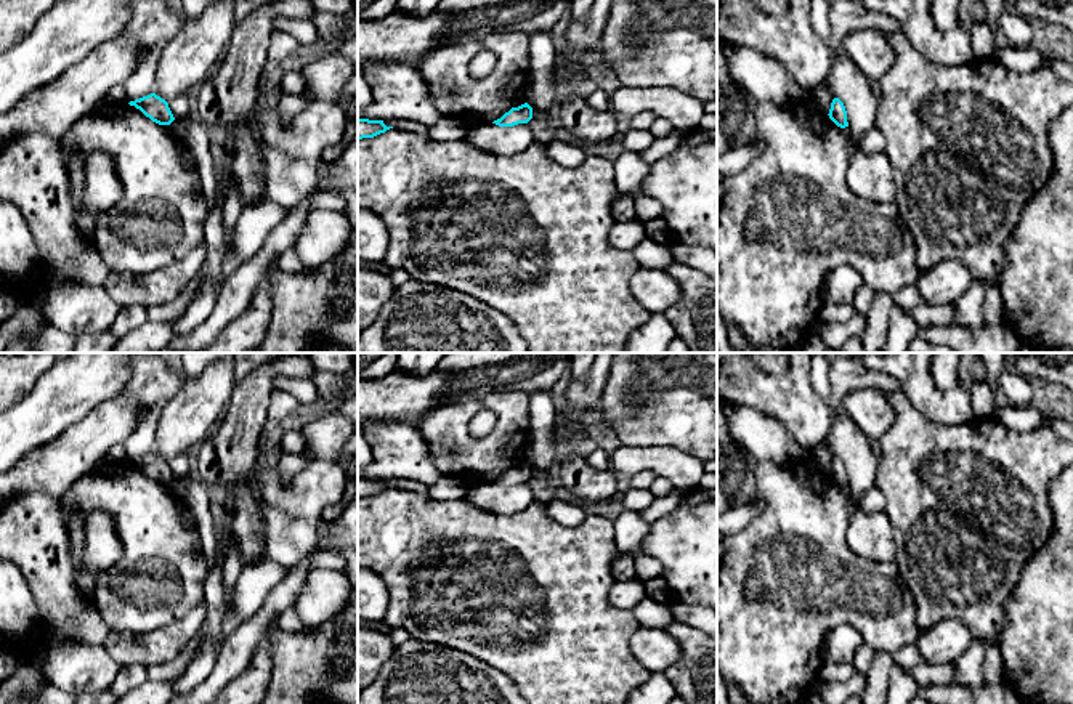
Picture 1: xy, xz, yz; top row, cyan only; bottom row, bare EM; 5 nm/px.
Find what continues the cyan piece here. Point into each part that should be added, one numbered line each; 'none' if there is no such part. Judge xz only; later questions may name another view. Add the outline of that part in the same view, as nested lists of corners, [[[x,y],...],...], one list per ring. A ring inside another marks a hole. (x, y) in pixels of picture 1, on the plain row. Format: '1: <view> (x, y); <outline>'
none

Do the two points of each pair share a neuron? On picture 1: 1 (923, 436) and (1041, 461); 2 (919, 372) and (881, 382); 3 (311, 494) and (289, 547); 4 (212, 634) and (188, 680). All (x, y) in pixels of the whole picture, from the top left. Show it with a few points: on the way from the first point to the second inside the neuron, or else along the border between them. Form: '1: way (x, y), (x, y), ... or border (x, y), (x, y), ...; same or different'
1: way (951, 445), (971, 445), (993, 457), (1012, 461); same
2: border (870, 369), (890, 374), (903, 392); different
3: way (302, 507), (302, 518), (289, 534); same
4: way (210, 645), (199, 669); same

